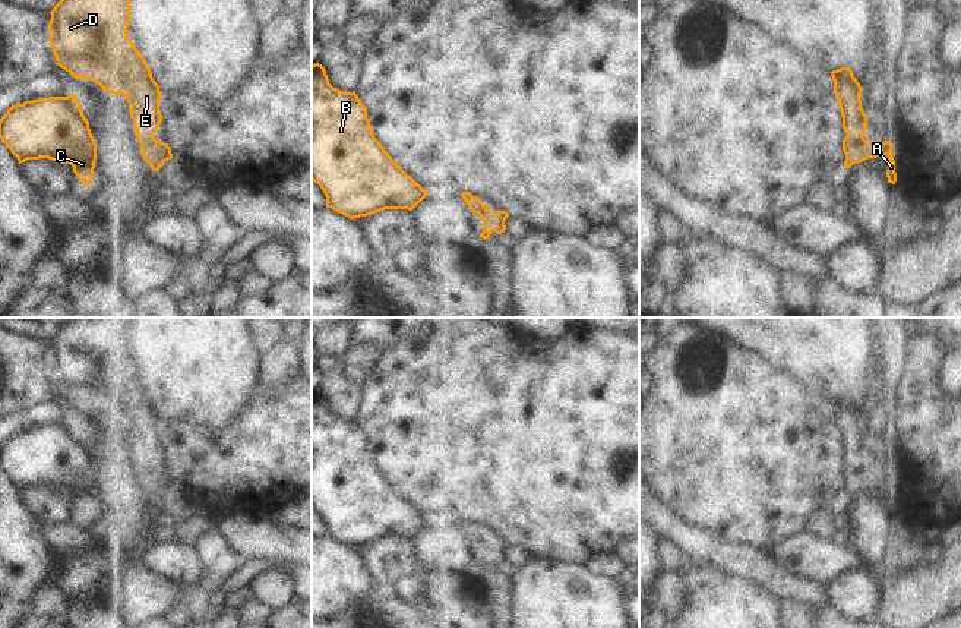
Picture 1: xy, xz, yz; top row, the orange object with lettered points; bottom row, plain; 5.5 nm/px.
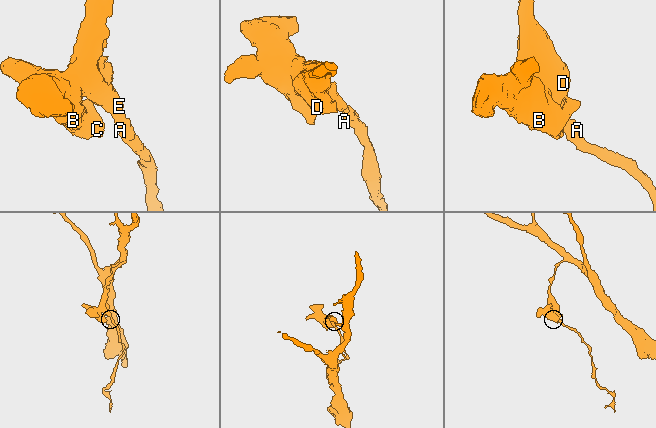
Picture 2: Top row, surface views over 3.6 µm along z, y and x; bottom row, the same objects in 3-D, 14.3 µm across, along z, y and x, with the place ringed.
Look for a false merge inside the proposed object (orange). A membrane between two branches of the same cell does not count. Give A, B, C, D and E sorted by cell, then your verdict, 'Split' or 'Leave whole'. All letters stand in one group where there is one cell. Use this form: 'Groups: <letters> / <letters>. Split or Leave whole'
Groups: A B C D E. Leave whole.

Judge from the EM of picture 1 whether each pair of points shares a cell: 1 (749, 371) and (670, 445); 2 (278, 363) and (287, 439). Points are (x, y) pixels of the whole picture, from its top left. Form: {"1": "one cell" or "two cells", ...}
{"1": "one cell", "2": "two cells"}

